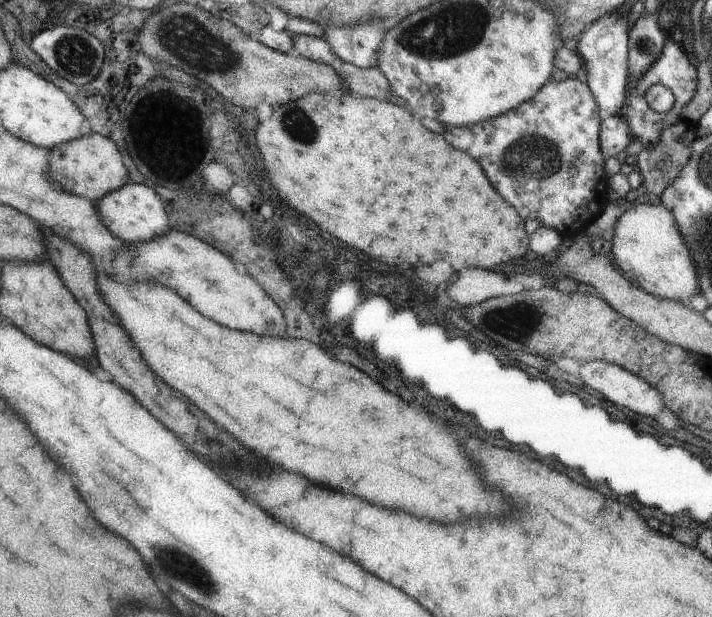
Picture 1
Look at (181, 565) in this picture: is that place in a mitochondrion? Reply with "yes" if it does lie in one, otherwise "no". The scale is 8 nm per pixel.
yes

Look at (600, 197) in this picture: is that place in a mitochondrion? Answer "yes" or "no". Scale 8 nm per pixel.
no

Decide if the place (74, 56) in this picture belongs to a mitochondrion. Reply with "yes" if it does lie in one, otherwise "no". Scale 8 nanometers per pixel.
yes

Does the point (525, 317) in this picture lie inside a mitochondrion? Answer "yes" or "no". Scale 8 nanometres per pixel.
yes

